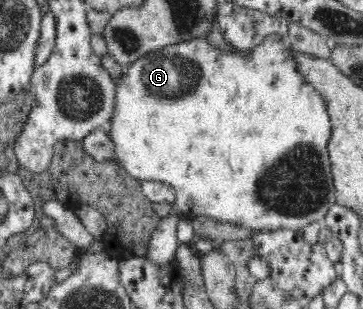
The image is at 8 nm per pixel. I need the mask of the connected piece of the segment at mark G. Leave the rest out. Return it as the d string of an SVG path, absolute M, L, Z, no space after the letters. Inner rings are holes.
M278 34L266 35L260 43L253 48L241 50L236 46L214 47L204 36L185 39L163 47L160 51L152 52L142 59L135 61L131 66L124 67L122 77L116 78L118 90L117 111L115 119L108 132L114 138L116 154L126 173L139 180L161 181L175 189L175 200L171 203L171 210L161 218L152 233L148 255L158 264L167 264L175 261L175 251L178 247L177 223L180 215L208 216L219 220L225 226L242 225L257 229L272 229L277 227L296 228L303 230L306 225L313 222L322 222L323 217L332 205L335 204L335 185L332 175L332 162L328 153L328 143L332 139L332 122L328 114L329 105L325 97L316 90L314 84L308 82L306 76L298 69L296 56L287 44L287 38Z

